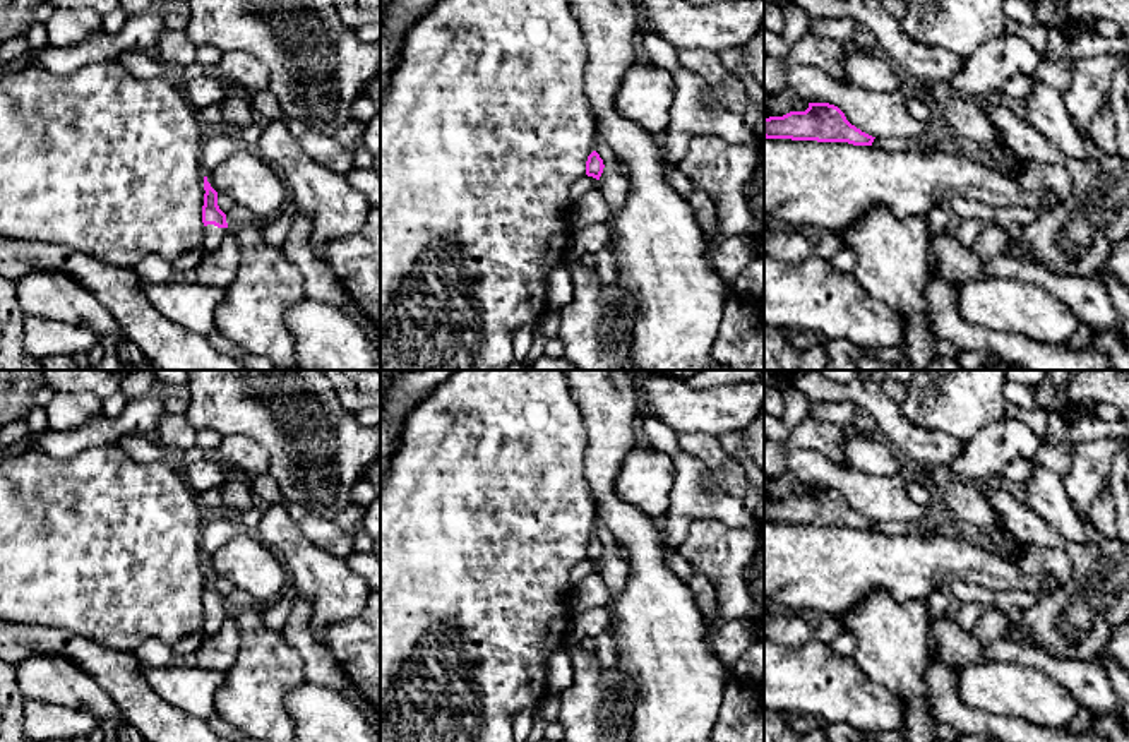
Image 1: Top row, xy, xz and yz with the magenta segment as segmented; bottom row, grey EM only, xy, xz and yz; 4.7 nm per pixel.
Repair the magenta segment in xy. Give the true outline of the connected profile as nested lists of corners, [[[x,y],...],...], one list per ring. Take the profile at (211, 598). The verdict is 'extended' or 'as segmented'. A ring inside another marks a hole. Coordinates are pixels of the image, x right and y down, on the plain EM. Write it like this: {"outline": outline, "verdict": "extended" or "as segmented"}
{"outline": [[[204,560],[204,589],[202,589],[202,607],[204,607],[204,622],[200,632],[204,637],[216,634],[224,619],[228,617],[226,598],[218,589],[218,576]]], "verdict": "extended"}

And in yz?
{"outline": [[[809,487],[805,495],[790,495],[783,500],[764,502],[766,523],[848,526],[872,530],[872,519],[851,509],[845,497],[829,487]]], "verdict": "as segmented"}

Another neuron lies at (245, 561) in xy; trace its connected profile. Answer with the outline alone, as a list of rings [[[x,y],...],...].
[[[243,530],[206,560],[216,576],[230,579],[259,601],[271,601],[286,588],[283,562]]]

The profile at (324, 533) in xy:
[[[286,502],[286,509],[305,538],[314,545],[341,559],[346,559],[353,552],[353,536],[332,519],[326,519],[293,502]]]

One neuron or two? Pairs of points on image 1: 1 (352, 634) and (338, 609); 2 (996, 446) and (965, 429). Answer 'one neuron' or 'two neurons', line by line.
1: two neurons
2: two neurons

